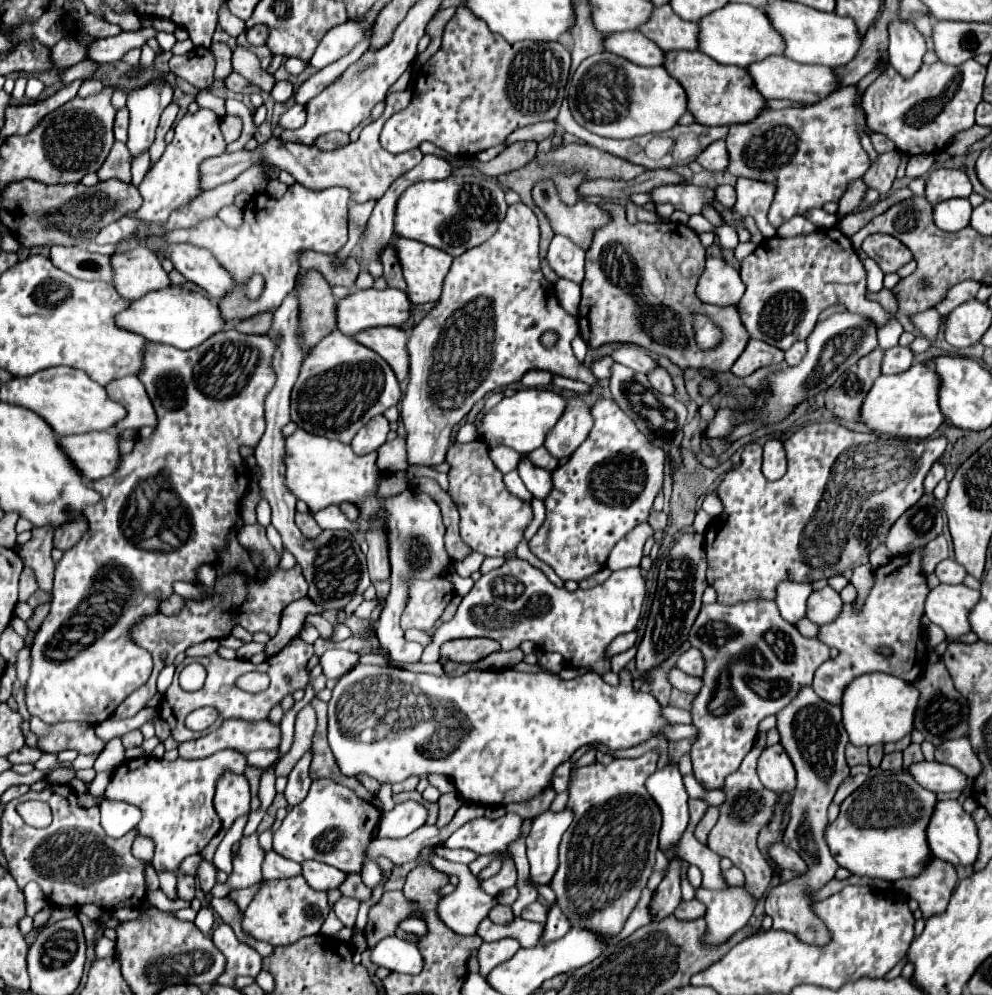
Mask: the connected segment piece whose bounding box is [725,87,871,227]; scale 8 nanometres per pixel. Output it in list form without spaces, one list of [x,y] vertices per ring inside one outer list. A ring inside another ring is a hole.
[[[843,87],[817,105],[781,111],[767,109],[749,123],[729,125],[725,141],[731,167],[727,171],[737,177],[767,179],[779,187],[769,209],[769,223],[773,227],[829,201],[837,203],[847,183],[859,179],[869,169],[871,161],[857,133],[865,129],[865,117],[857,111],[855,97],[855,87]]]

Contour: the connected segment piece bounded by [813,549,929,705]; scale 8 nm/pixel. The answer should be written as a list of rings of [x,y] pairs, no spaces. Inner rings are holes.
[[[915,549],[909,555],[891,557],[887,565],[875,569],[873,577],[873,587],[861,609],[855,609],[853,603],[845,603],[835,621],[819,627],[817,639],[829,647],[839,649],[839,657],[825,661],[815,671],[813,679],[815,693],[827,703],[839,705],[839,699],[843,697],[843,687],[847,687],[851,679],[863,673],[883,671],[913,683],[927,665],[929,651],[921,631],[923,603],[929,591],[923,573],[923,549]],[[881,645],[891,647],[893,657],[881,657],[875,651]]]

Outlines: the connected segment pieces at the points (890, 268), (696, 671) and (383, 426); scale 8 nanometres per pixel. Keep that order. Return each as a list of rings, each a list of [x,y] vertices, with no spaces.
[[[885,233],[869,235],[863,241],[861,249],[867,253],[867,257],[875,259],[883,273],[895,273],[901,265],[911,261],[911,251],[907,251],[907,247],[899,243],[899,239]]]
[[[691,647],[691,649],[687,649],[687,651],[683,651],[683,653],[679,655],[677,667],[679,667],[683,673],[687,673],[687,675],[701,677],[705,663],[703,663],[703,657],[699,655],[699,651],[697,651],[695,647]]]
[[[383,415],[373,417],[351,441],[351,447],[357,455],[367,455],[371,451],[377,451],[389,433],[389,421]]]

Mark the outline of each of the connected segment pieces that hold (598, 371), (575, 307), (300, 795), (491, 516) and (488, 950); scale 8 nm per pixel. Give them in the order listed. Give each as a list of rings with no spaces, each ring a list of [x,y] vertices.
[[[603,357],[603,359],[595,361],[595,363],[591,363],[591,371],[593,371],[595,377],[599,377],[599,379],[609,379],[609,369],[611,369],[611,365],[613,365],[613,359]]]
[[[559,279],[559,283],[555,285],[555,293],[557,293],[557,299],[561,303],[561,307],[577,317],[577,311],[579,311],[579,301],[581,301],[581,287],[573,281],[565,281],[565,279]]]
[[[307,751],[297,761],[293,771],[289,773],[289,783],[287,783],[287,789],[285,789],[285,797],[287,797],[289,807],[299,805],[307,797],[307,793],[309,793],[309,787],[311,787],[309,765],[311,765],[311,751]]]
[[[483,439],[471,443],[455,443],[447,451],[449,471],[449,495],[461,515],[461,539],[477,553],[485,557],[501,557],[517,547],[523,539],[523,531],[531,521],[531,505],[511,495],[503,487],[503,473],[489,459],[489,449]]]
[[[499,939],[493,943],[483,943],[477,951],[479,961],[479,973],[487,977],[499,963],[505,963],[519,951],[519,943],[515,939]]]

